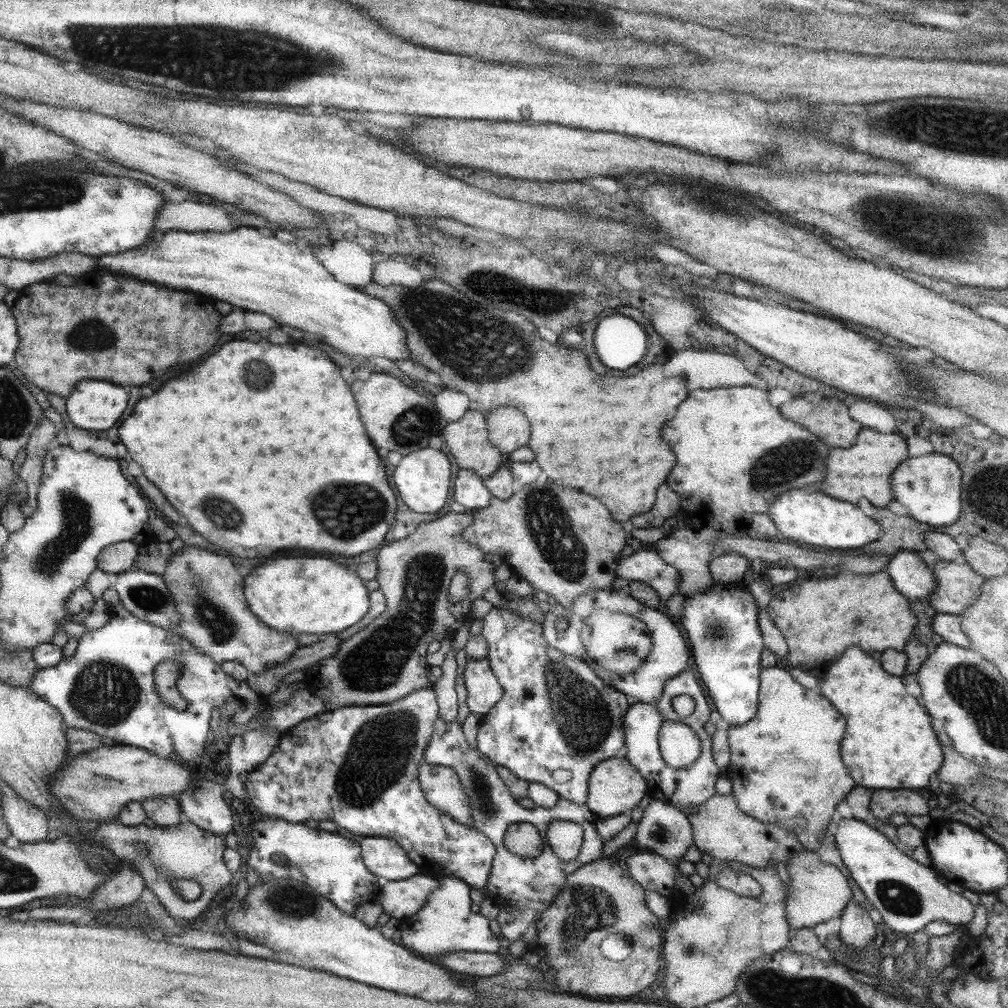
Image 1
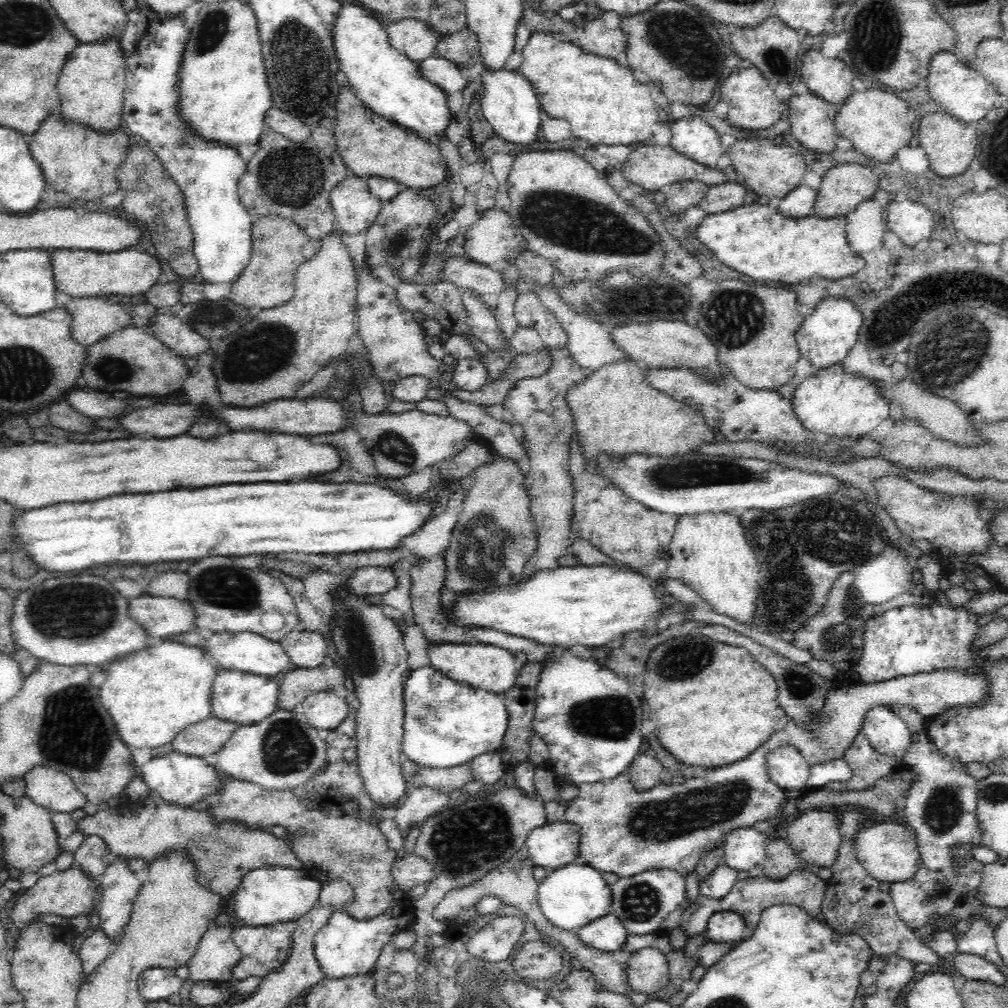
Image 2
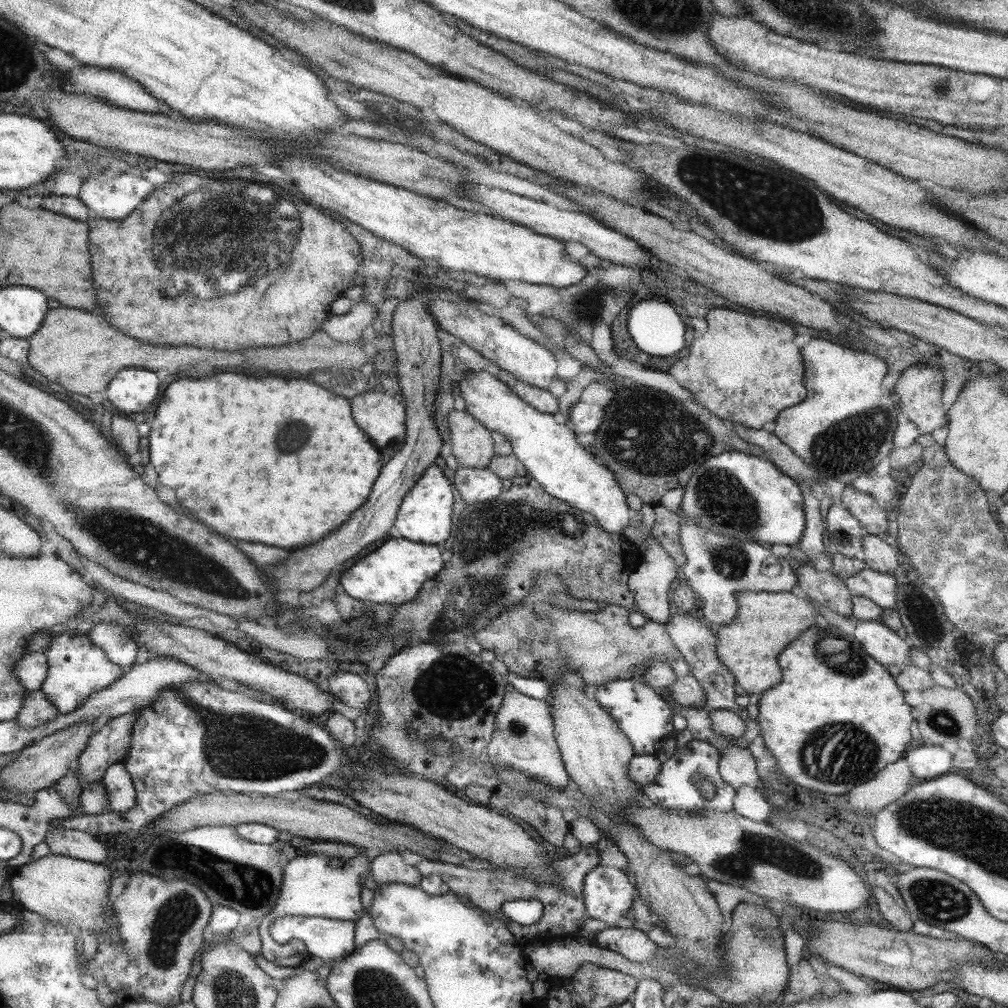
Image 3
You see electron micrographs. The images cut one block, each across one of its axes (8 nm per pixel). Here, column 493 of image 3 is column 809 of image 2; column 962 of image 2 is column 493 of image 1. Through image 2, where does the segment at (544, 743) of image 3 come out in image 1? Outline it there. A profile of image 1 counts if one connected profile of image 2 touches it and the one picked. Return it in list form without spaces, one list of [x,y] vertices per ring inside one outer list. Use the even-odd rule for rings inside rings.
[[[486,657],[480,659],[467,659],[463,672],[464,686],[466,688],[465,704],[469,713],[482,716],[500,700],[503,687],[493,675],[491,664]]]

